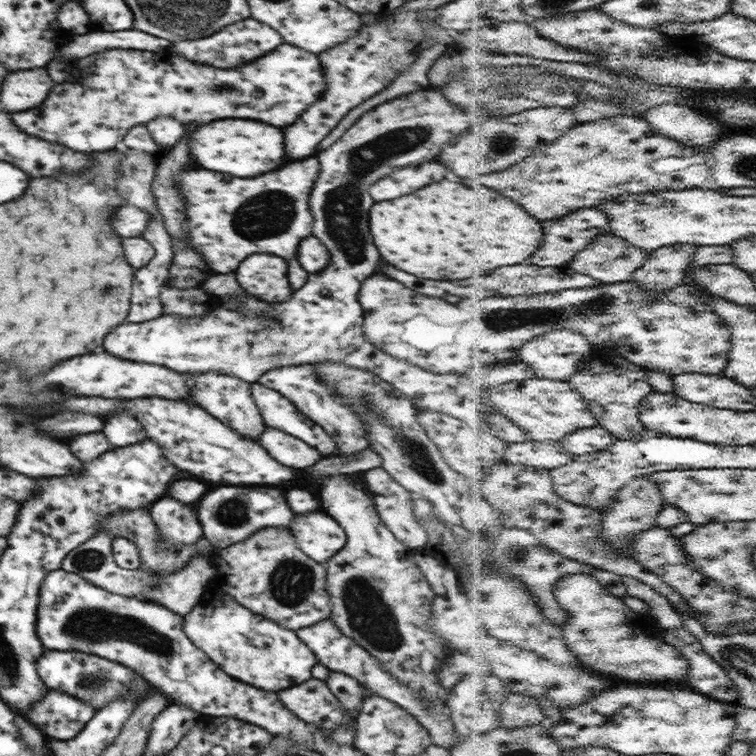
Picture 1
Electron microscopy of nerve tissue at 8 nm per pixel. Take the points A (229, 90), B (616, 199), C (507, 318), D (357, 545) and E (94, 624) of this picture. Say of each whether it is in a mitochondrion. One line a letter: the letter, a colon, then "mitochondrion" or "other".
A: mitochondrion
B: other
C: mitochondrion
D: other
E: mitochondrion

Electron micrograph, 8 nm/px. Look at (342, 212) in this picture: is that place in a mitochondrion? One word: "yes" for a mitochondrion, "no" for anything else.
yes

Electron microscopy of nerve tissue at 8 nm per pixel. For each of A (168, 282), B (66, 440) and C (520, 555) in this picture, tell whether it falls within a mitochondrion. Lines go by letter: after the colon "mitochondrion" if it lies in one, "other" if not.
A: other
B: other
C: mitochondrion

